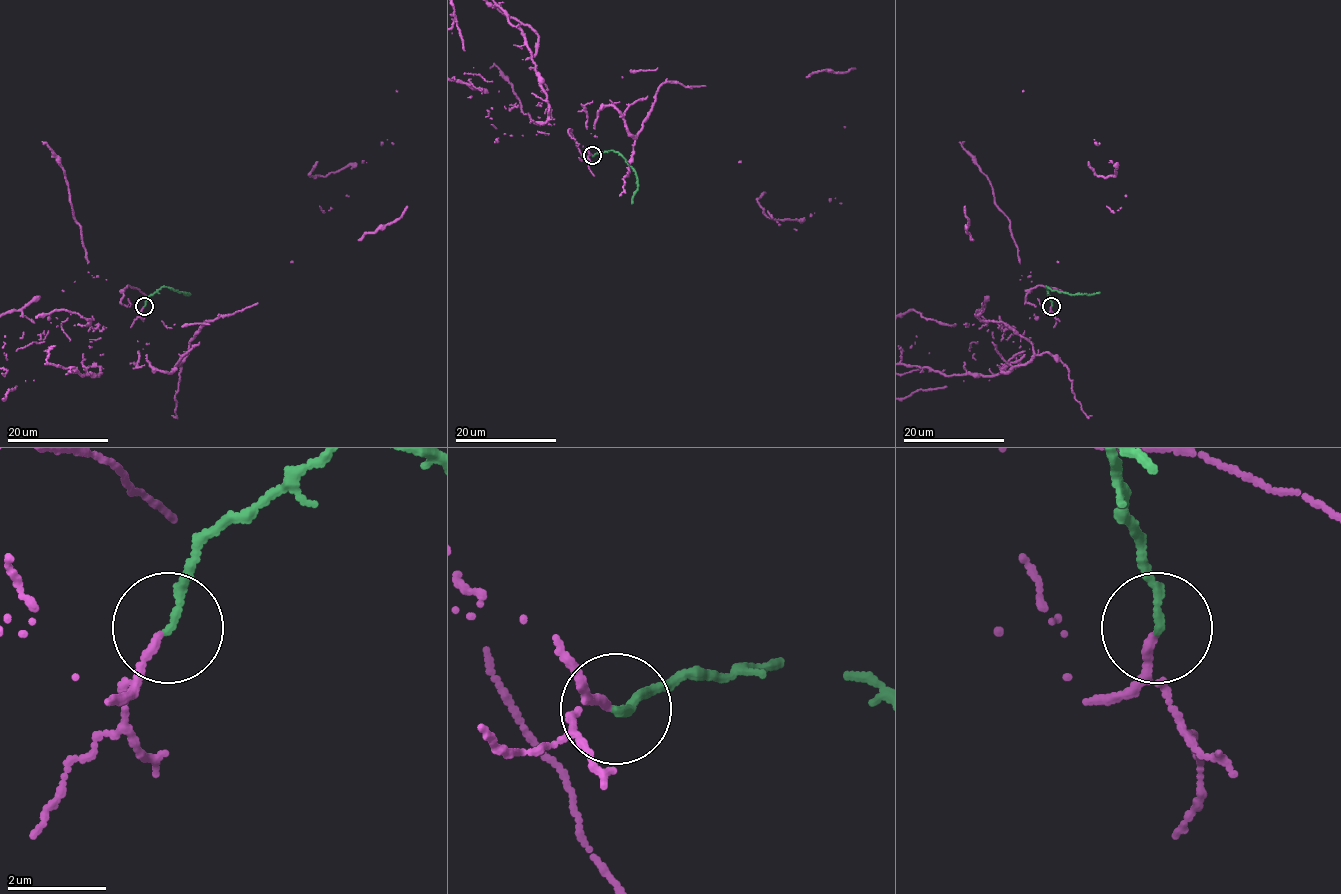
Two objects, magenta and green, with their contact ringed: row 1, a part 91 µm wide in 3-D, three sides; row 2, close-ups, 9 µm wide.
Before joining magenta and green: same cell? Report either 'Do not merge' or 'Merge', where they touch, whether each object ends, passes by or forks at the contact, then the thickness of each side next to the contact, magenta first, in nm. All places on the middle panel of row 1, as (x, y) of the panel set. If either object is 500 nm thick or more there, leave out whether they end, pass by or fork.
Merge. Place: (592, 155). At the ring magenta passes by. At the ring green ends. Thickness 110 nm (magenta) against 170 nm

